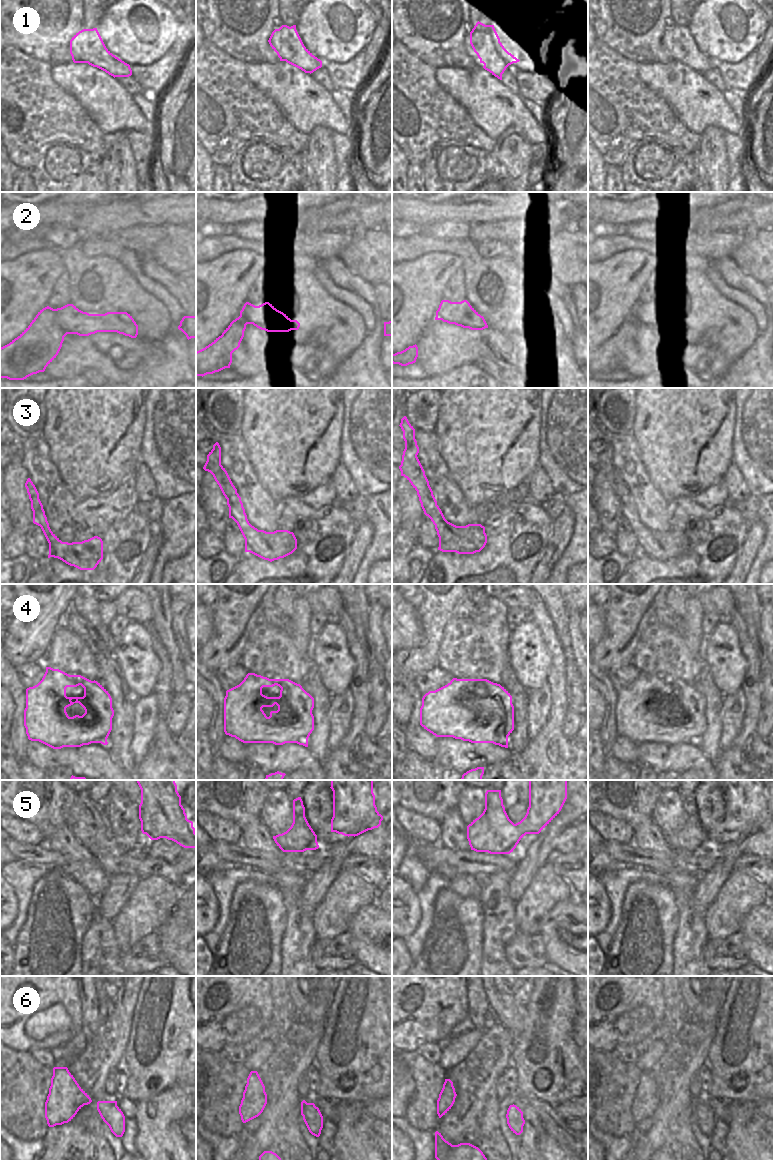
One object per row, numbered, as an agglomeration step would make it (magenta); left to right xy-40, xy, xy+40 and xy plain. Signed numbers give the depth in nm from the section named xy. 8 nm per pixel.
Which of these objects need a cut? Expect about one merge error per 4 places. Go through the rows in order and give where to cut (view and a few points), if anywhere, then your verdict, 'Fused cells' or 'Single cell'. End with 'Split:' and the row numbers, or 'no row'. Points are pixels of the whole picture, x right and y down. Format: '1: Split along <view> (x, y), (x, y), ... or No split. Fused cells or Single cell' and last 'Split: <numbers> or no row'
1: Split along xy-40 (70, 50), (96, 53), (98, 55). Fused cells
2: Split along xy (242, 308), (244, 318). Fused cells
3: No split. Single cell
4: No split. Single cell
5: No split. Single cell
6: No split. Single cell
Split: 1, 2

